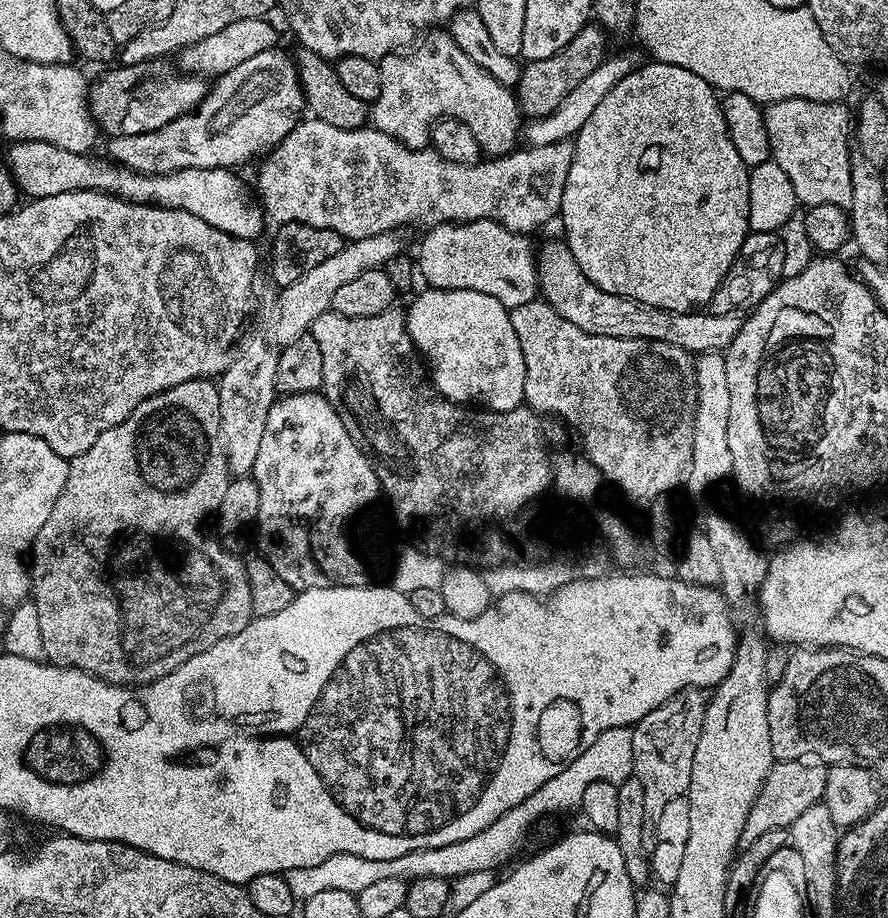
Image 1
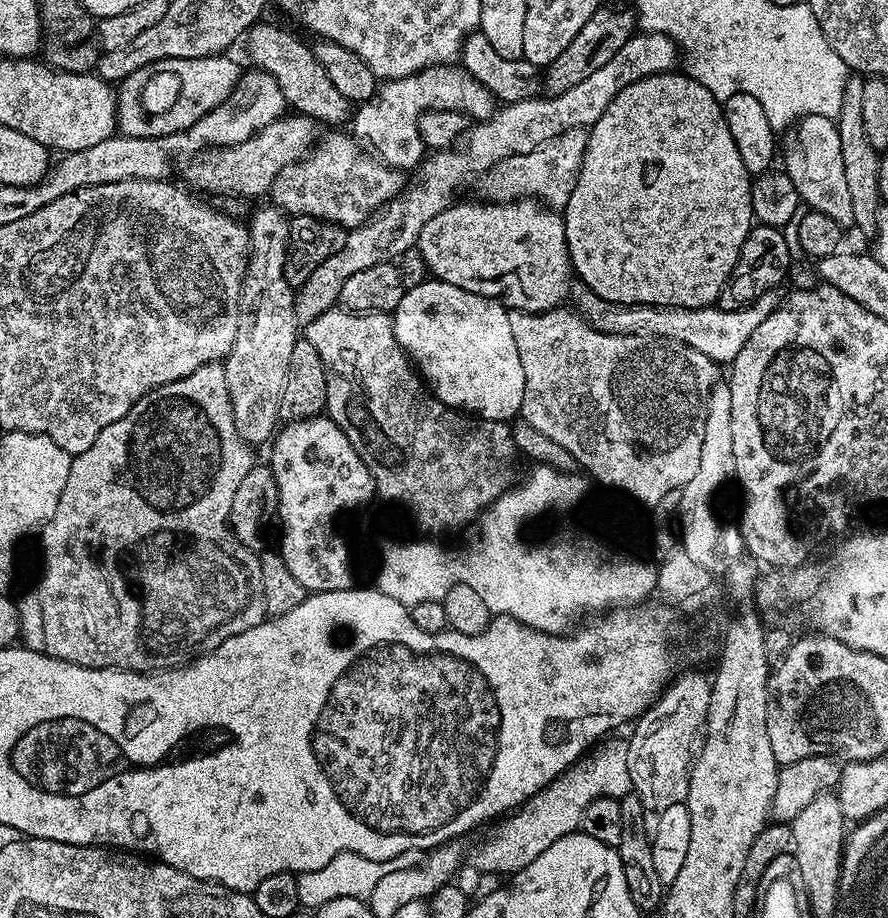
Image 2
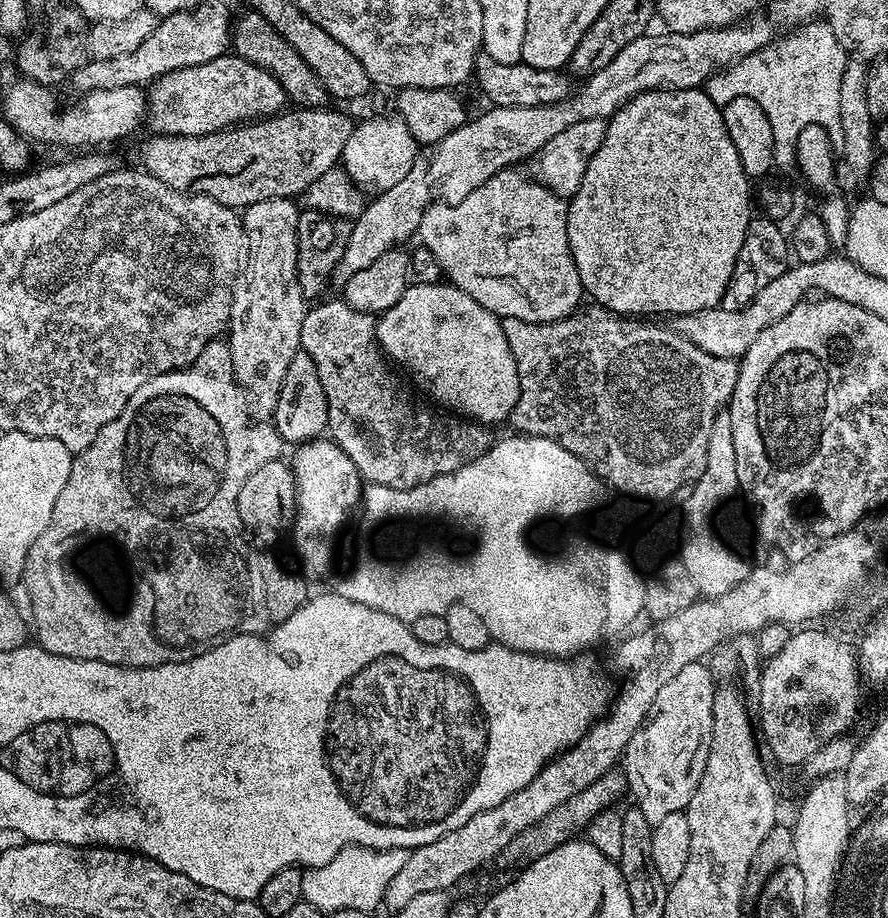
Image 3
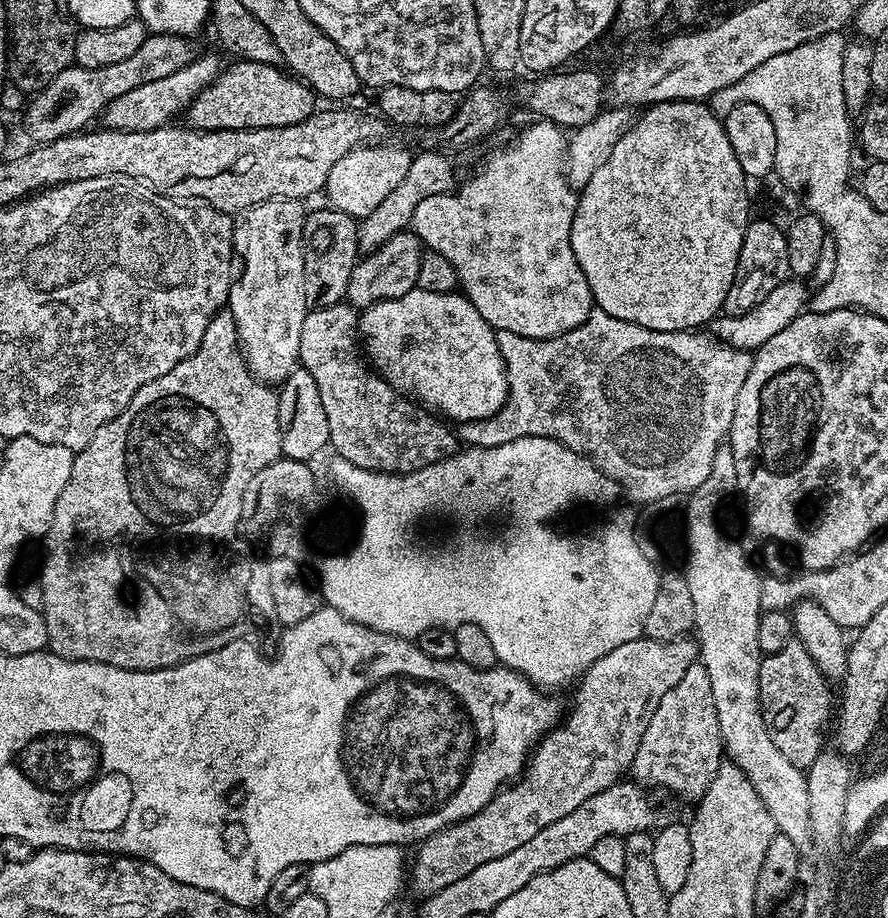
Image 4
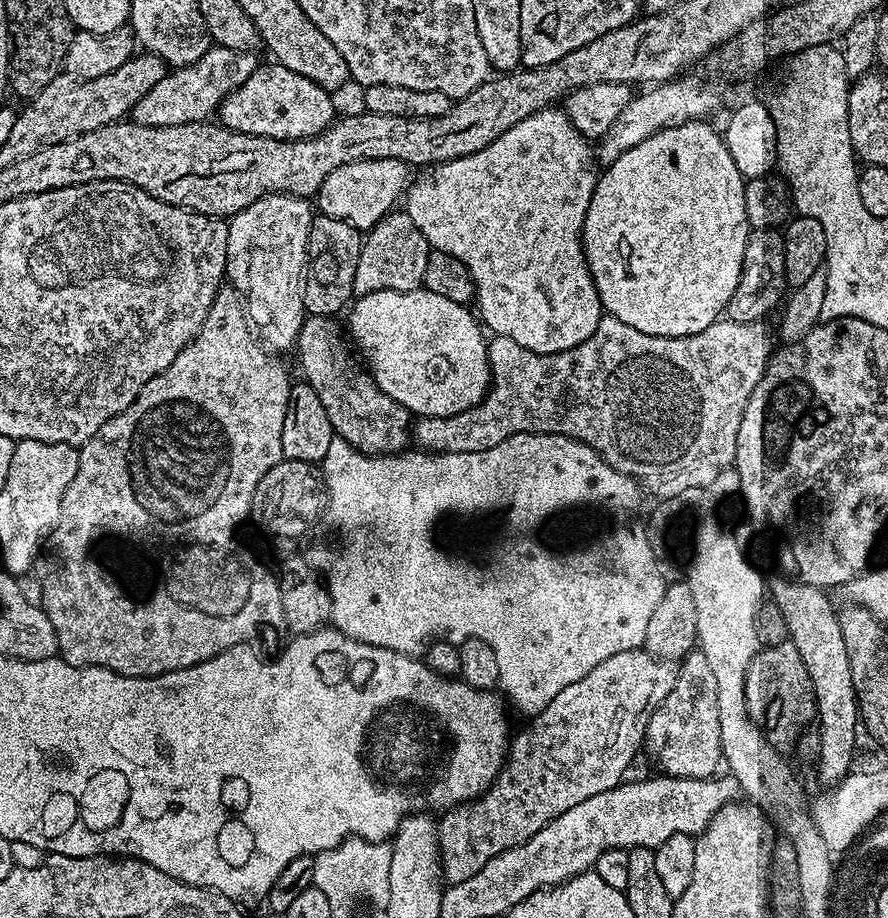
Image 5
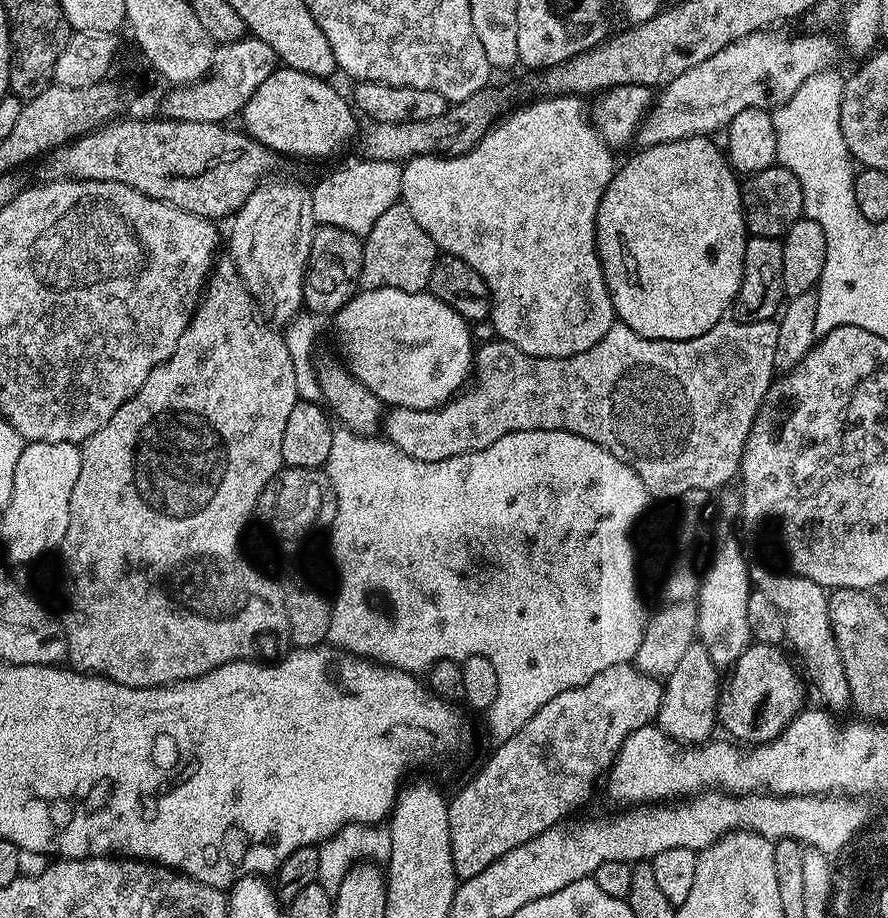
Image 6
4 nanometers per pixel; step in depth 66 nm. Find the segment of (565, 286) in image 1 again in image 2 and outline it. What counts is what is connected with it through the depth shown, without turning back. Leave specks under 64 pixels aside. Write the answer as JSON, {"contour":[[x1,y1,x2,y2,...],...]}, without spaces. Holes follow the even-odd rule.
{"contour":[[577,283,570,292,571,299,576,299,575,311,579,312,590,326,602,330,606,334,622,334,623,336,653,336,654,338,666,338,674,342,682,342,682,346,690,346,690,350,699,350,701,354,706,354,706,358,715,360,717,365,731,365,734,358,738,358,738,350,750,342,750,334,774,314,774,310,779,306,782,299,779,291,773,290,762,294,754,302,750,302,744,308,734,310,722,310,718,306,707,308,683,308,682,306,658,306,657,304,611,304,606,298,594,294,585,284]]}

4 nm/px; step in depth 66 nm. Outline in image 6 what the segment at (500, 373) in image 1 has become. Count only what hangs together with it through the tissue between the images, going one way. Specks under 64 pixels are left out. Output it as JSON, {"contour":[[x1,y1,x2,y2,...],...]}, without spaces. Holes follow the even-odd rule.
{"contour":[[364,288,357,291,350,302,346,302,346,306,342,306,339,312,335,313,336,320,336,340,340,343,340,356,348,373,352,375,358,382,362,382,362,386,366,386,366,390,370,390,370,394,374,394,379,398,380,403,392,408,409,408,410,410,431,410,432,408,440,408,448,403,453,396,457,395,469,383,470,373,474,368,474,343,472,344,472,332,469,321,464,320,455,310,451,309,446,302,435,299,431,292,425,290,423,292,399,292,393,288]]}

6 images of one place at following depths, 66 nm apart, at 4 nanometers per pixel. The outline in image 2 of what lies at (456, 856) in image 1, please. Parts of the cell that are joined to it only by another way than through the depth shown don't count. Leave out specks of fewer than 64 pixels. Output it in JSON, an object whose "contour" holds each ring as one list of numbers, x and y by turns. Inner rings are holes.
{"contour":[[616,738,605,739,595,751,573,764,563,776,545,786,519,810,513,811,503,821,505,824,497,830,496,836,482,841,470,852,470,860,472,856,472,864,477,868,477,873,497,872,502,878,511,877,530,866,530,862,534,862,534,858,538,858,542,850,554,846,558,838,566,838,566,834,577,831,590,802,598,798,614,798,620,801,623,796,633,791,628,745,623,739,612,739]]}

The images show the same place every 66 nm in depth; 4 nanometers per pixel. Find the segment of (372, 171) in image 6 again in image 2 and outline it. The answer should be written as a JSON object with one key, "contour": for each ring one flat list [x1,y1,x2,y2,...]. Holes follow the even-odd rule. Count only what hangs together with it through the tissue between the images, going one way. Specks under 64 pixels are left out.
{"contour":[[436,64,432,68,427,68,421,72,401,74,395,78,385,79,379,85,378,95,355,109,350,121,350,132,357,141,365,142,364,140,369,140,376,147,374,149,375,155,383,160,389,168,405,170,404,168,414,167,416,163,417,167,426,156,426,149,420,133,420,119,424,112,430,110,458,110,469,116,473,121,479,122,489,120,495,115,498,111,498,101,495,96,490,94,490,90,486,90,486,86,479,84,469,72,464,71,463,67]]}

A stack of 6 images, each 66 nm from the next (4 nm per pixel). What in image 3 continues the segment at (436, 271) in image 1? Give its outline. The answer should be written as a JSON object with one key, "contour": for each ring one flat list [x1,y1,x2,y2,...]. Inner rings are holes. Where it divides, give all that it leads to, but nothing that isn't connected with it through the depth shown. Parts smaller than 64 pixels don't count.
{"contour":[[503,168,457,204,433,204,422,214,418,240,429,248,447,283,470,294,478,306,486,306,495,316,513,316,531,324,558,322,577,311,580,296,585,295,570,250,568,206,565,197,554,194,529,173,528,177,516,171,520,170]]}

